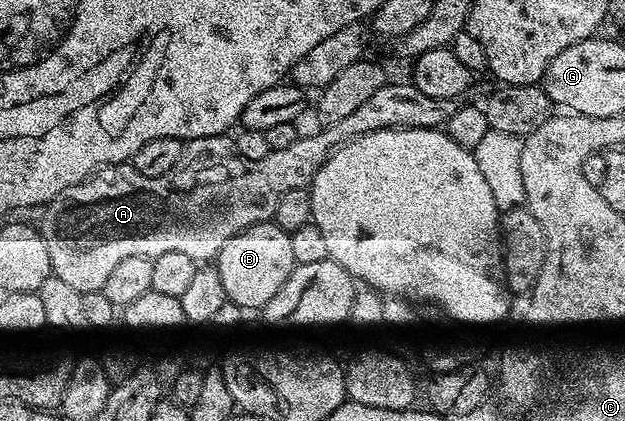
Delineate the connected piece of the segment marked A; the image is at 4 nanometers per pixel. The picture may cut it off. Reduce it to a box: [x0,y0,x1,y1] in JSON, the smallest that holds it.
[38,81,458,292]

